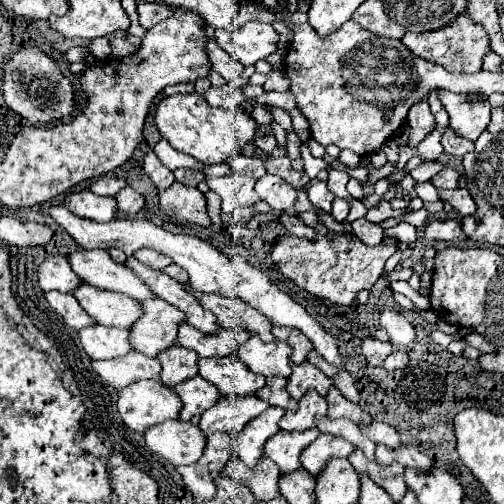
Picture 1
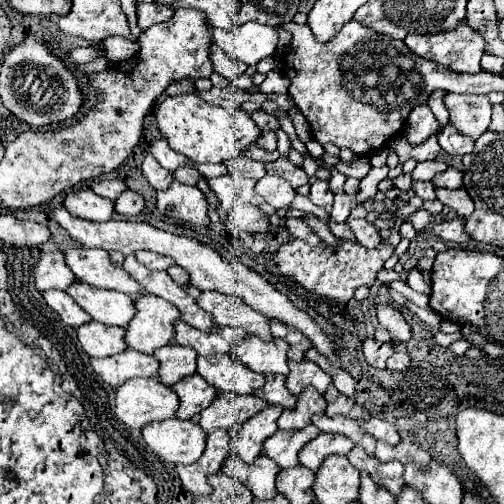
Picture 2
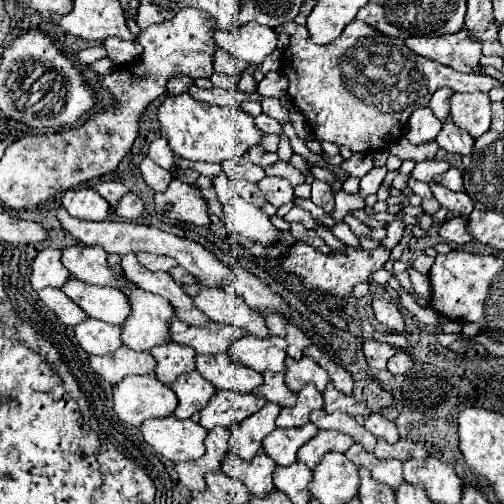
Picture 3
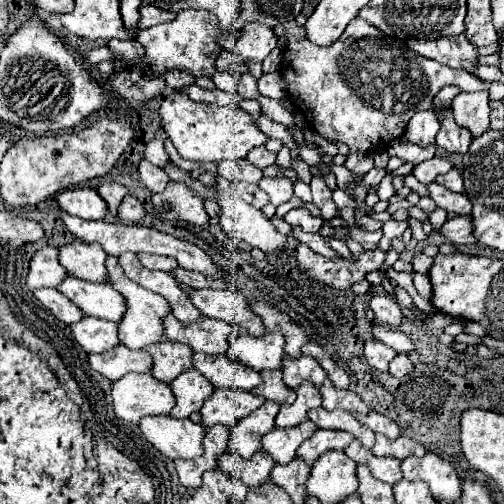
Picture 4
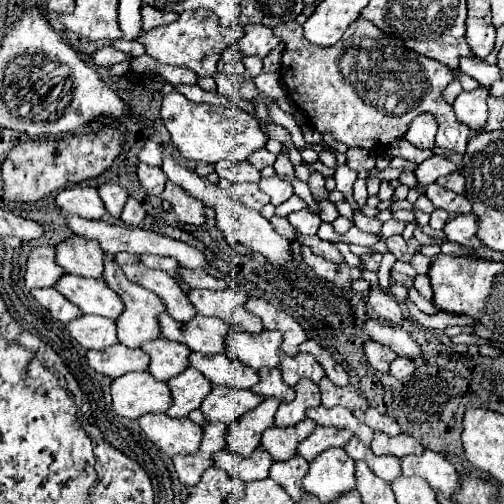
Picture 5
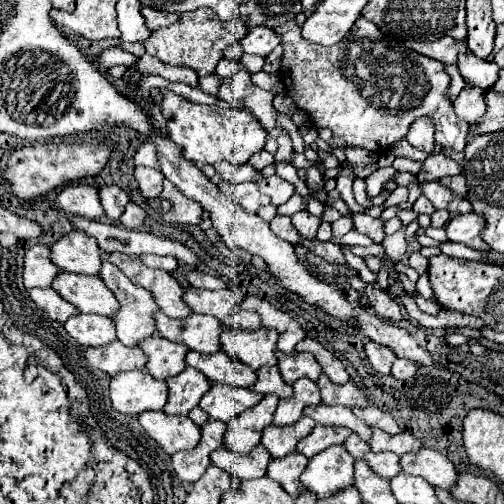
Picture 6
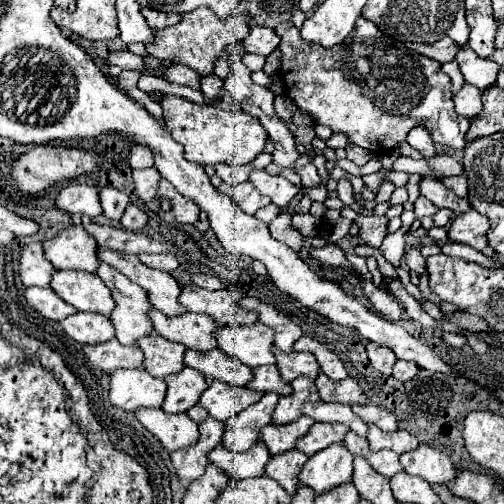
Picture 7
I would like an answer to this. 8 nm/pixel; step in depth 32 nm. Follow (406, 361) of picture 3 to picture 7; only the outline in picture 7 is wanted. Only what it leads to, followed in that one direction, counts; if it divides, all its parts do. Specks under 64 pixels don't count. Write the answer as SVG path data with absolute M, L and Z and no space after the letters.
M398 360L398 362L394 364L394 372L392 372L392 376L394 376L396 380L410 380L410 378L416 376L416 372L418 372L418 364L416 364L416 362Z

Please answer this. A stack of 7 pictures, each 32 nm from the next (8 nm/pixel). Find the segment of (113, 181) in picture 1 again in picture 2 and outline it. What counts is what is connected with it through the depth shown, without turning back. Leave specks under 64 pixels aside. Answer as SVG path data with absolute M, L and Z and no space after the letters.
M100 180L100 182L92 184L92 190L98 196L110 198L110 200L116 200L124 188L126 188L126 184L122 180Z

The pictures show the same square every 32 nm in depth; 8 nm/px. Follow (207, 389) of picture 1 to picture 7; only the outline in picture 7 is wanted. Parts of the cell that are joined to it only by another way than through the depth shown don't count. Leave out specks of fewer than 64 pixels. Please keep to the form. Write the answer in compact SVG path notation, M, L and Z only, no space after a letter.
M186 366L182 372L174 376L166 376L164 380L168 384L168 392L162 410L168 414L188 412L194 404L198 404L204 388L208 388L206 378L190 366Z

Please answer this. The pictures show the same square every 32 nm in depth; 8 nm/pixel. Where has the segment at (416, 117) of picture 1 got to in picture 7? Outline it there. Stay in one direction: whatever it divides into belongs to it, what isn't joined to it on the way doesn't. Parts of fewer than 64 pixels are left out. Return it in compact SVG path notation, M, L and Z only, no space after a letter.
M418 124L416 128L412 128L412 130L408 132L406 142L408 142L412 148L420 150L420 152L424 154L424 158L432 158L432 156L436 154L436 148L434 148L434 144L432 144L432 134L428 132L428 128L424 128L424 124Z

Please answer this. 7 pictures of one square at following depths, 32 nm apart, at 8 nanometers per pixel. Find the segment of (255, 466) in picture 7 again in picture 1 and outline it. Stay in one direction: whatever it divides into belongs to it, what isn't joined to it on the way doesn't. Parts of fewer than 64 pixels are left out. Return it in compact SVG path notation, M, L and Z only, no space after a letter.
M234 456L228 466L226 466L226 474L232 476L236 482L244 484L246 488L250 488L250 492L256 496L256 500L264 502L264 500L272 500L276 496L280 496L278 490L278 480L280 480L280 470L278 466L268 460L262 458L256 468L248 468L242 464L242 460L238 456Z

